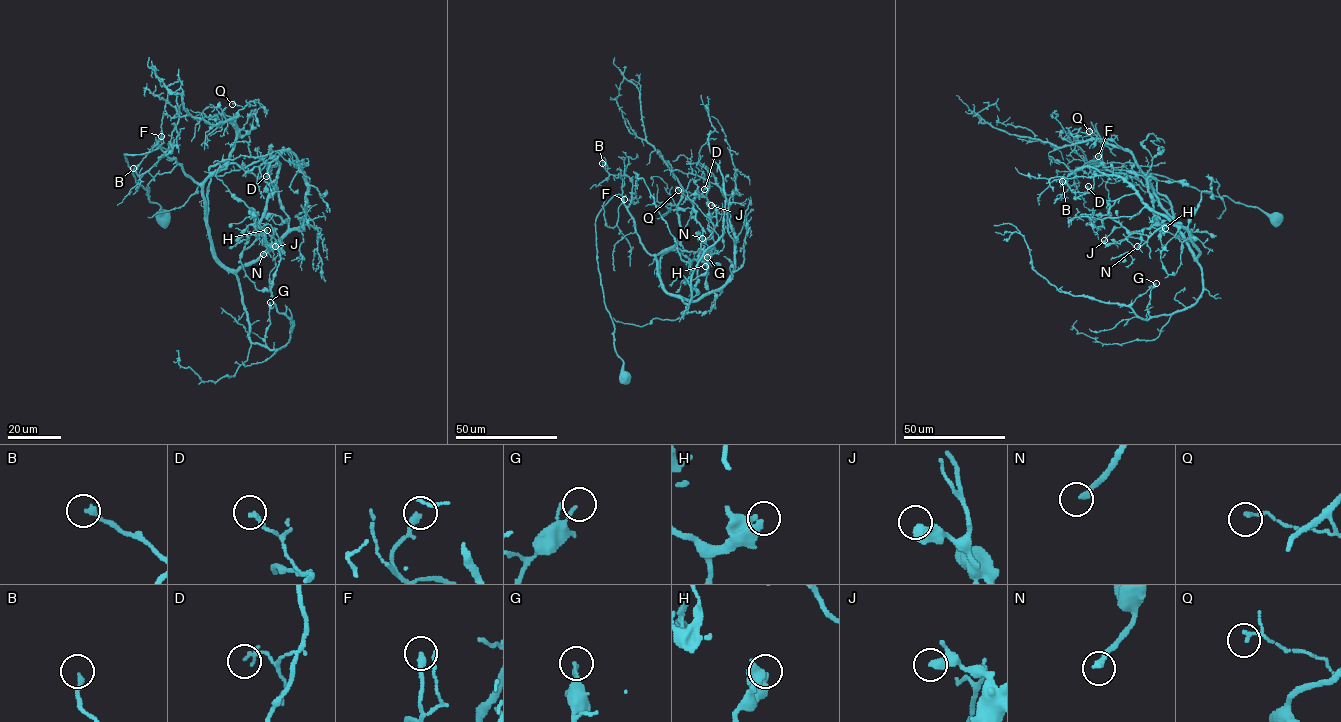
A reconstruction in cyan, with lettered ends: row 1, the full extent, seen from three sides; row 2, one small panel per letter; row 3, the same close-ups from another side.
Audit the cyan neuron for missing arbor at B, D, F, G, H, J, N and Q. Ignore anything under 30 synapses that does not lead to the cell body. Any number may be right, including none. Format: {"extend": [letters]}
{"extend": ["N"]}

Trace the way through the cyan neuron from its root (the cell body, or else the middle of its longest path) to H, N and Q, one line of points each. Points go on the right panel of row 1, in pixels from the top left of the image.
H: (1277, 219), (1164, 176), (1093, 166), (1153, 192), (1153, 176), (1152, 227), (1165, 228)
N: (1277, 219), (1164, 176), (1094, 165), (1153, 192), (1146, 176), (1155, 178), (1147, 178), (1155, 222), (1137, 246)
Q: (1277, 219), (1164, 176), (1096, 169), (1101, 165), (1133, 176), (1153, 192), (1129, 151), (1094, 139), (1089, 131)

